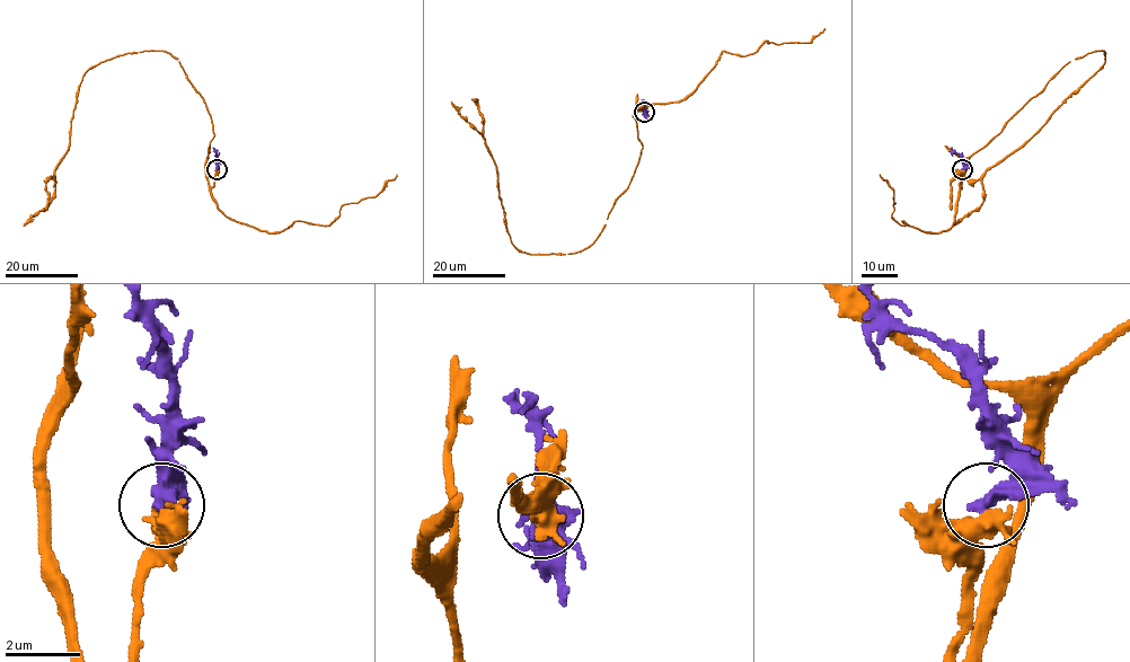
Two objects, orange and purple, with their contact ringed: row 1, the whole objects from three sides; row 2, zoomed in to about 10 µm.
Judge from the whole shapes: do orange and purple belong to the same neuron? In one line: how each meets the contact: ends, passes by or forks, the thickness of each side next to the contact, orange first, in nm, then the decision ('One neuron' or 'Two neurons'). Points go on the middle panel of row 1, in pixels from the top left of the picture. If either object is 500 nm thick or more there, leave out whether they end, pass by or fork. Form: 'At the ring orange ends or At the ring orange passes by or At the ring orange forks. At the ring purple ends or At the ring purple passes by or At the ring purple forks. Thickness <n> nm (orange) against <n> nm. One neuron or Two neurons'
At the ring orange passes by. At the ring purple ends. Thickness 400 nm (orange) against 440 nm. Two neurons

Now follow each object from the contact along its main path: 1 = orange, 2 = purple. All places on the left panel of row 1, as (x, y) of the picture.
1: (215, 169), (210, 187), (213, 123), (177, 59), (129, 52), (82, 78), (54, 197), (23, 226)
2: (217, 169), (217, 151), (213, 147)

